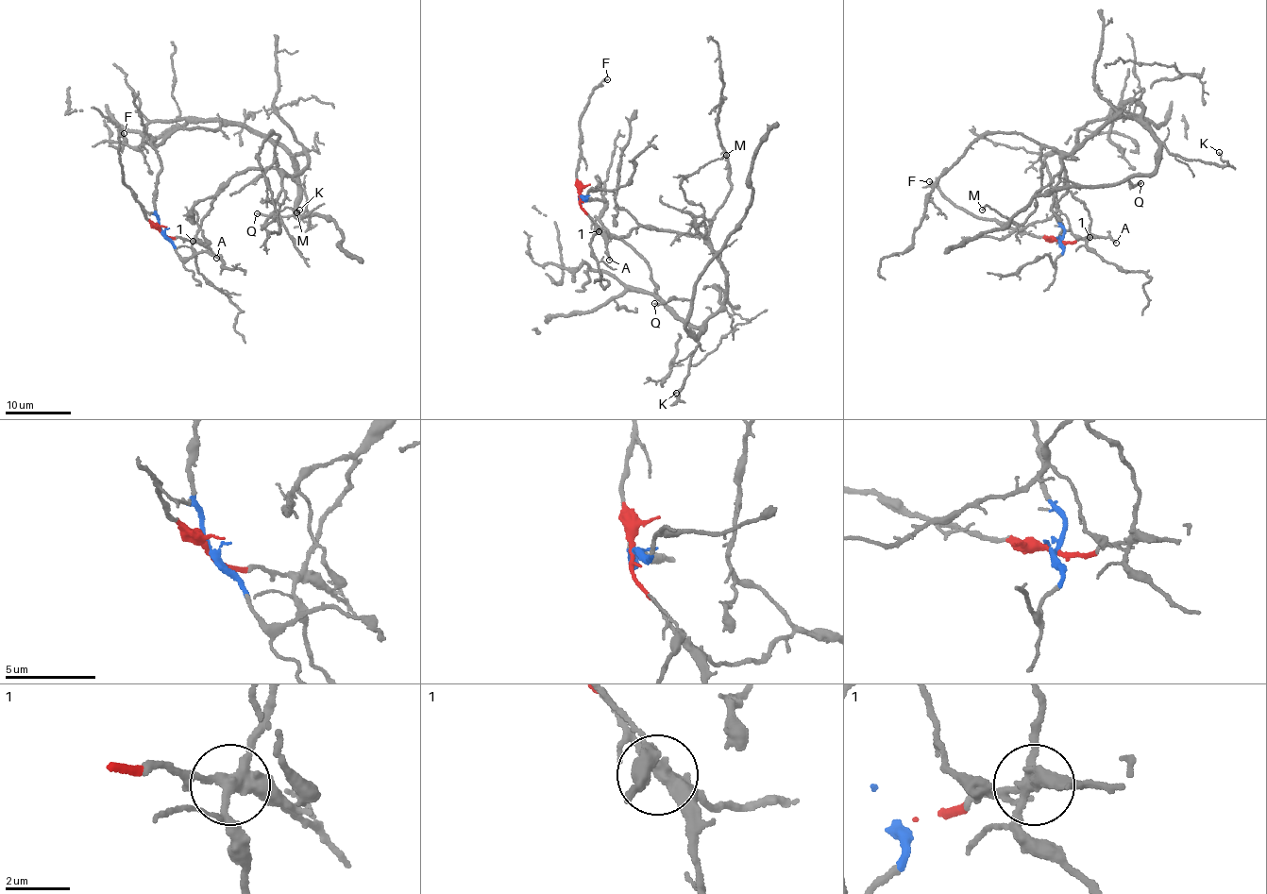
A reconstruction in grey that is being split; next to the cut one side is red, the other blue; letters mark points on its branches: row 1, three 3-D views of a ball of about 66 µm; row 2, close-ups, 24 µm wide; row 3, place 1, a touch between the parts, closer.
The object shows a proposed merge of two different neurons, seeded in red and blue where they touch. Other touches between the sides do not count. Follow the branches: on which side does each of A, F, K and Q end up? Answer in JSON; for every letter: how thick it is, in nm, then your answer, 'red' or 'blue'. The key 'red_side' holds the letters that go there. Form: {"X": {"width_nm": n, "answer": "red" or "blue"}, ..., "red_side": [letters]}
{"A": {"width_nm": 170, "answer": "red"}, "F": {"width_nm": 200, "answer": "red"}, "K": {"width_nm": 110, "answer": "blue"}, "Q": {"width_nm": 180, "answer": "blue"}, "red_side": ["A", "F"]}

